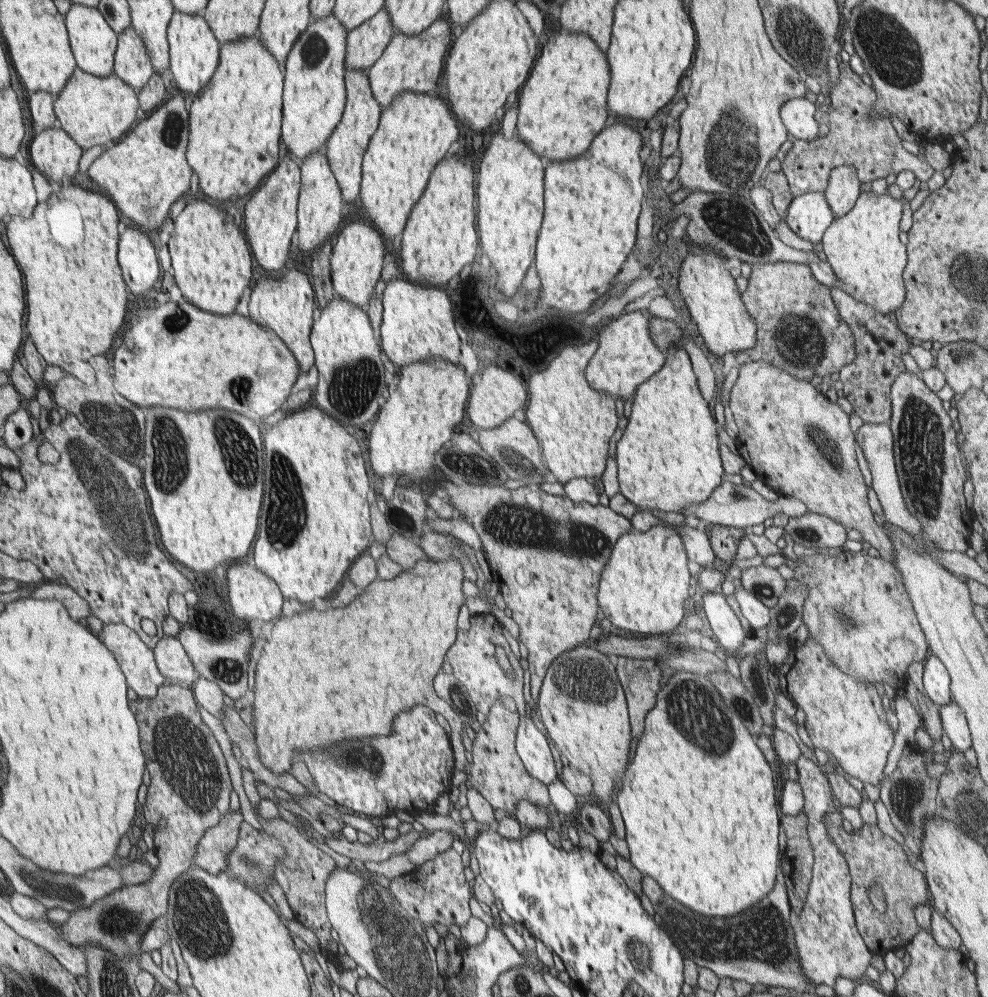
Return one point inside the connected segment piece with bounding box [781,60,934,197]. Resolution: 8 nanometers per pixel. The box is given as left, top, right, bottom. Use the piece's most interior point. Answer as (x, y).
(872, 146)

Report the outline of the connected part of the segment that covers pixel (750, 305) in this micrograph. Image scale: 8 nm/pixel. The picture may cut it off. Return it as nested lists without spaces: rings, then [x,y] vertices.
[[[773,262],[752,265],[748,288],[742,293],[745,307],[757,324],[757,343],[754,348],[736,352],[734,358],[740,366],[750,362],[766,362],[809,381],[815,376],[824,377],[840,373],[840,369],[855,360],[854,334],[846,321],[840,316],[831,290],[816,280],[808,264],[795,262]]]

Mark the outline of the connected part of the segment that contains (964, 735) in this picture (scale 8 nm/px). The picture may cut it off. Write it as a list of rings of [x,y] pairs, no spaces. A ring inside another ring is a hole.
[[[956,702],[941,705],[939,709],[943,732],[949,736],[953,750],[965,751],[972,747],[971,732],[964,711]]]

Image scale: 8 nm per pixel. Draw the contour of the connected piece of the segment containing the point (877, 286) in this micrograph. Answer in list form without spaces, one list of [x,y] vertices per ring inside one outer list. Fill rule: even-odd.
[[[916,186],[904,190],[902,198],[896,200],[890,193],[882,195],[873,191],[862,192],[858,200],[844,216],[835,218],[826,229],[822,237],[822,246],[827,261],[830,263],[834,274],[838,277],[840,289],[847,292],[860,302],[873,306],[882,314],[895,311],[905,299],[905,282],[903,277],[904,267],[907,265],[907,246],[900,241],[900,219],[904,212],[904,201],[910,204],[919,201],[921,192]]]

